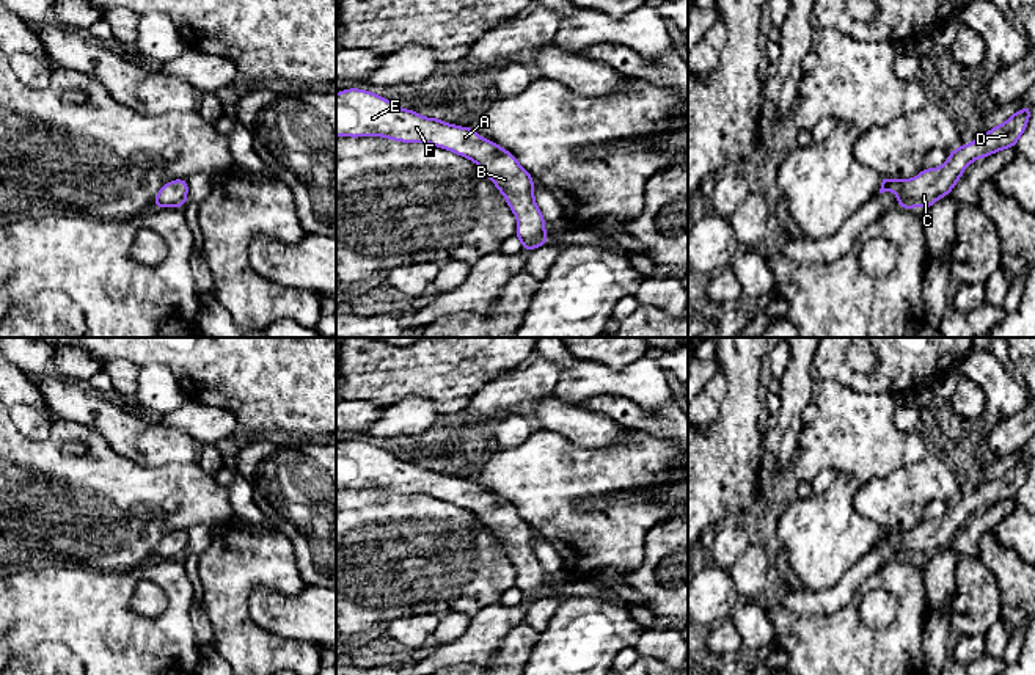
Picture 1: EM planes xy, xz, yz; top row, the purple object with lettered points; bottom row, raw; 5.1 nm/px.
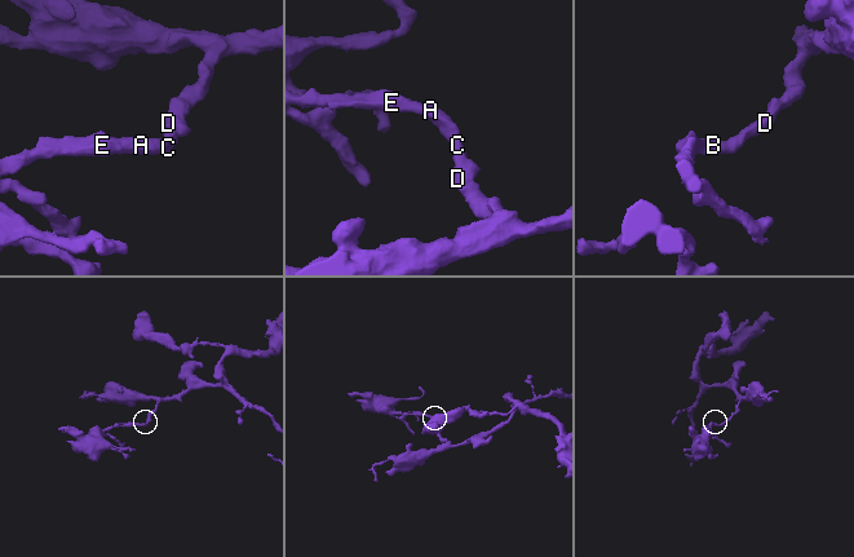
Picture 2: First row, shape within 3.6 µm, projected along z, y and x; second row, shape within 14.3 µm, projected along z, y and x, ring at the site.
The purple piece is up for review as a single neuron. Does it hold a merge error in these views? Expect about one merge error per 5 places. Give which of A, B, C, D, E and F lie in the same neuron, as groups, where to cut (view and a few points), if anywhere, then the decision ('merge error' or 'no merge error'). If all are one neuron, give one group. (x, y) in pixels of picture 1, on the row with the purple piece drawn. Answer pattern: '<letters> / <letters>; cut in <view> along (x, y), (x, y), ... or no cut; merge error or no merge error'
A B C D E F; no cut; no merge error

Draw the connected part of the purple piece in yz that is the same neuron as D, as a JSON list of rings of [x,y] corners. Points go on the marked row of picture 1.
[[[1030,105],[1022,107],[1000,126],[980,133],[972,143],[960,144],[949,152],[942,166],[925,168],[914,179],[883,179],[880,193],[894,192],[898,196],[897,207],[900,209],[930,209],[953,190],[967,165],[1002,149],[1016,148],[1018,140],[1027,129],[1032,110]]]

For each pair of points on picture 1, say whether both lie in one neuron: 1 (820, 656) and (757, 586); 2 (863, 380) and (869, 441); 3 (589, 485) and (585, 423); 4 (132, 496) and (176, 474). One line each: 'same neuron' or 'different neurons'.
1: different neurons
2: different neurons
3: different neurons
4: same neuron

